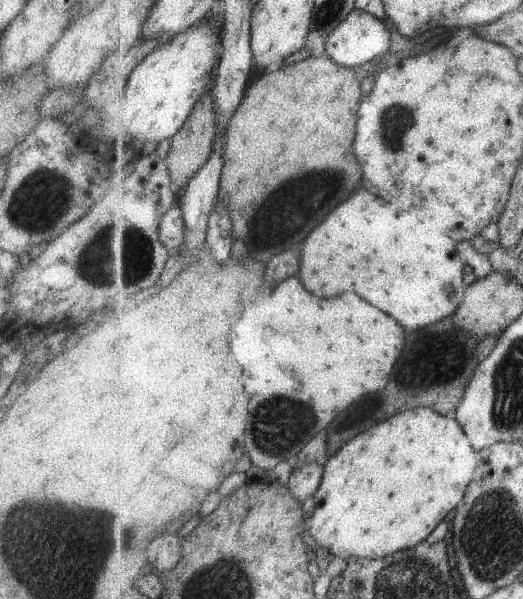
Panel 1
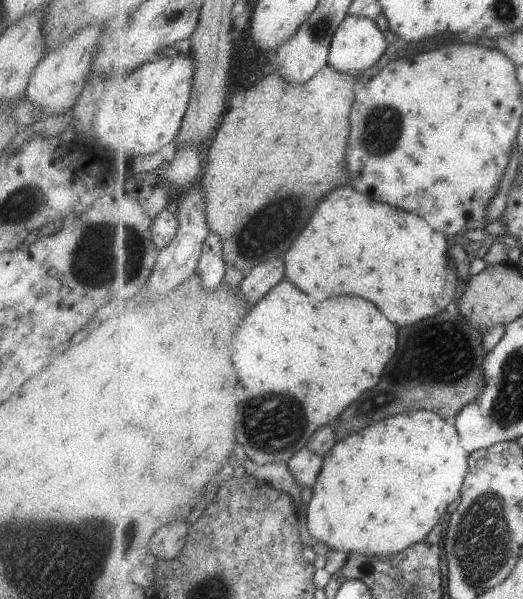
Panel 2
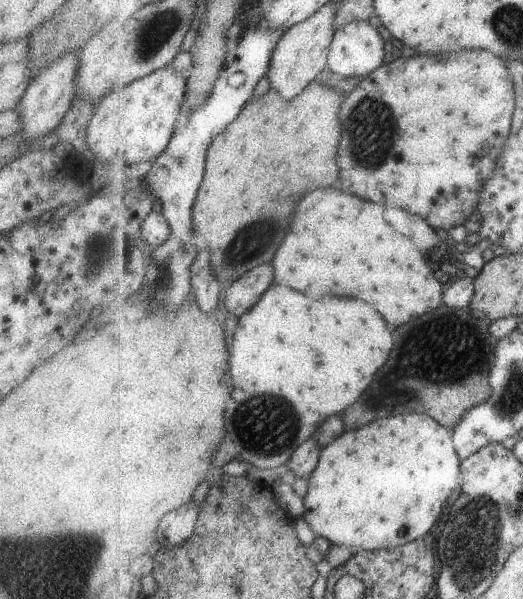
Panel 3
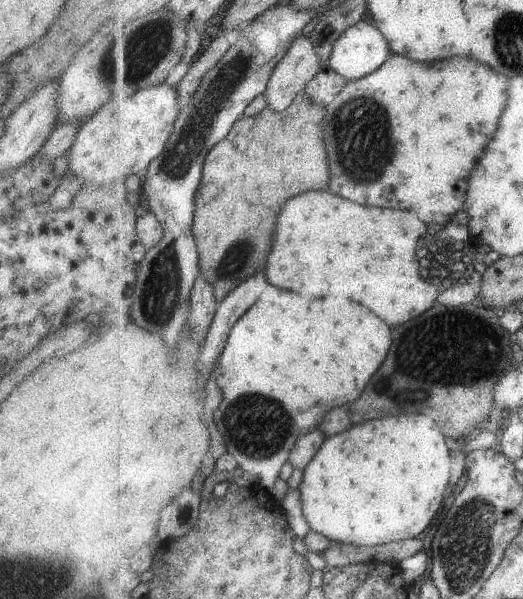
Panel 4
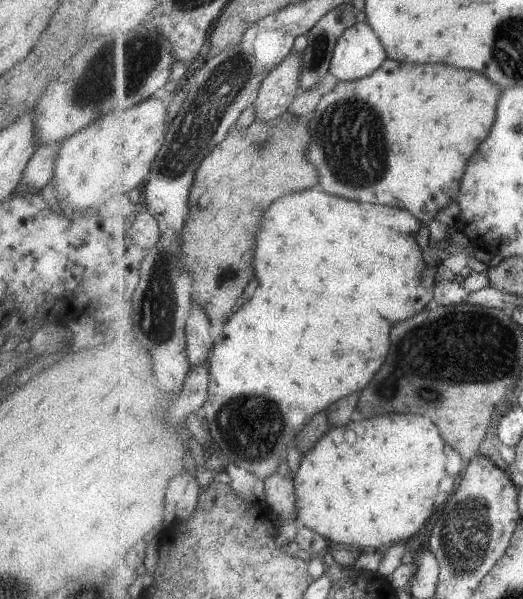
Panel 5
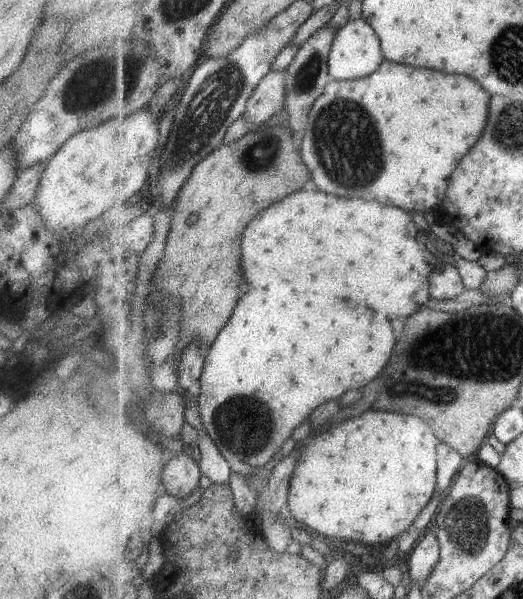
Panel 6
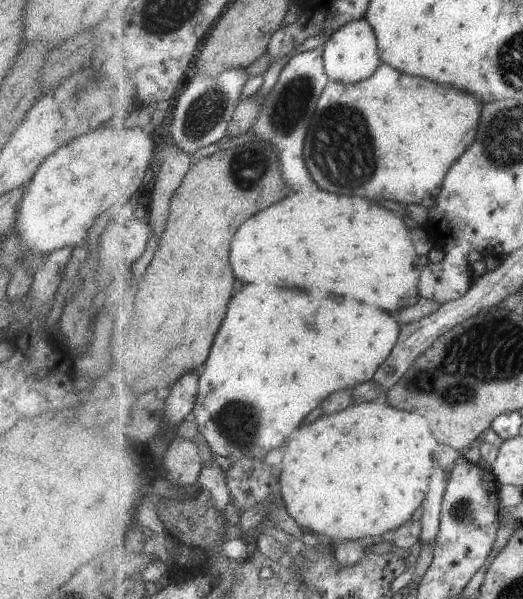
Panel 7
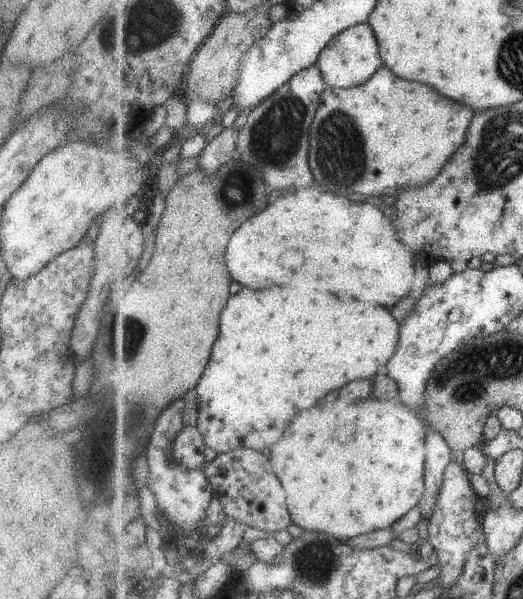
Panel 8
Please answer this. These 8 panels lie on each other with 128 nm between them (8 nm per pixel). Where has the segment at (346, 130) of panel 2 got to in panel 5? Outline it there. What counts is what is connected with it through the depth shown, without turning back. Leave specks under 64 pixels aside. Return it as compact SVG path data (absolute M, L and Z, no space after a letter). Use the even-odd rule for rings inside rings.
M287 111L270 121L255 119L248 127L232 127L227 138L199 166L195 172L190 192L190 216L181 232L182 260L180 265L194 276L194 304L206 308L212 324L225 324L233 315L239 298L247 285L255 278L254 266L256 237L261 218L269 206L289 194L313 188L319 184L319 168L307 160L309 142L313 140L310 120L297 117Z

